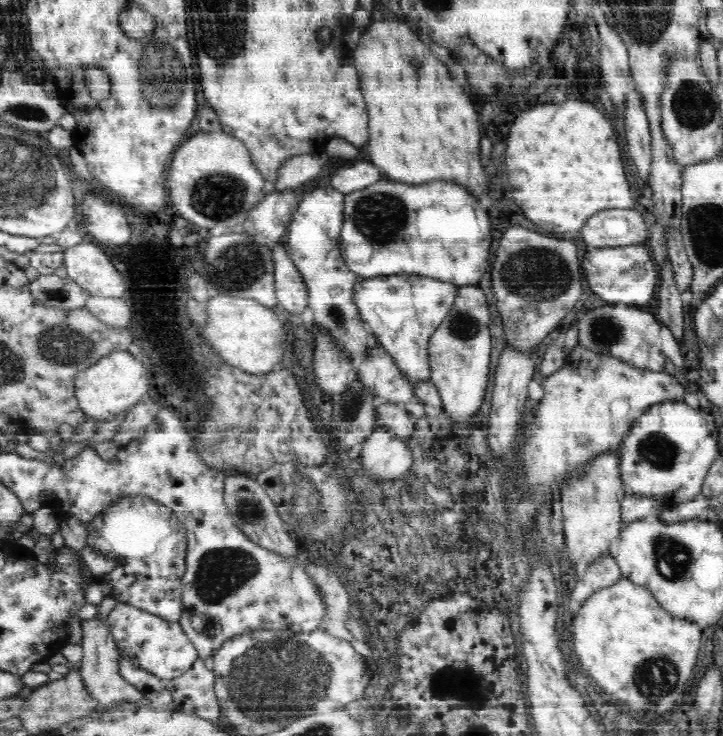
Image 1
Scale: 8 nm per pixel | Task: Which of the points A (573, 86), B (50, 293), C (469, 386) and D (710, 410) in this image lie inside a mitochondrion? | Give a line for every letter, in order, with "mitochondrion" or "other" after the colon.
A: other
B: mitochondrion
C: other
D: other

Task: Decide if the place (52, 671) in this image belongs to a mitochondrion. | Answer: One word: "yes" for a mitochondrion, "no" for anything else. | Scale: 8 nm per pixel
no

